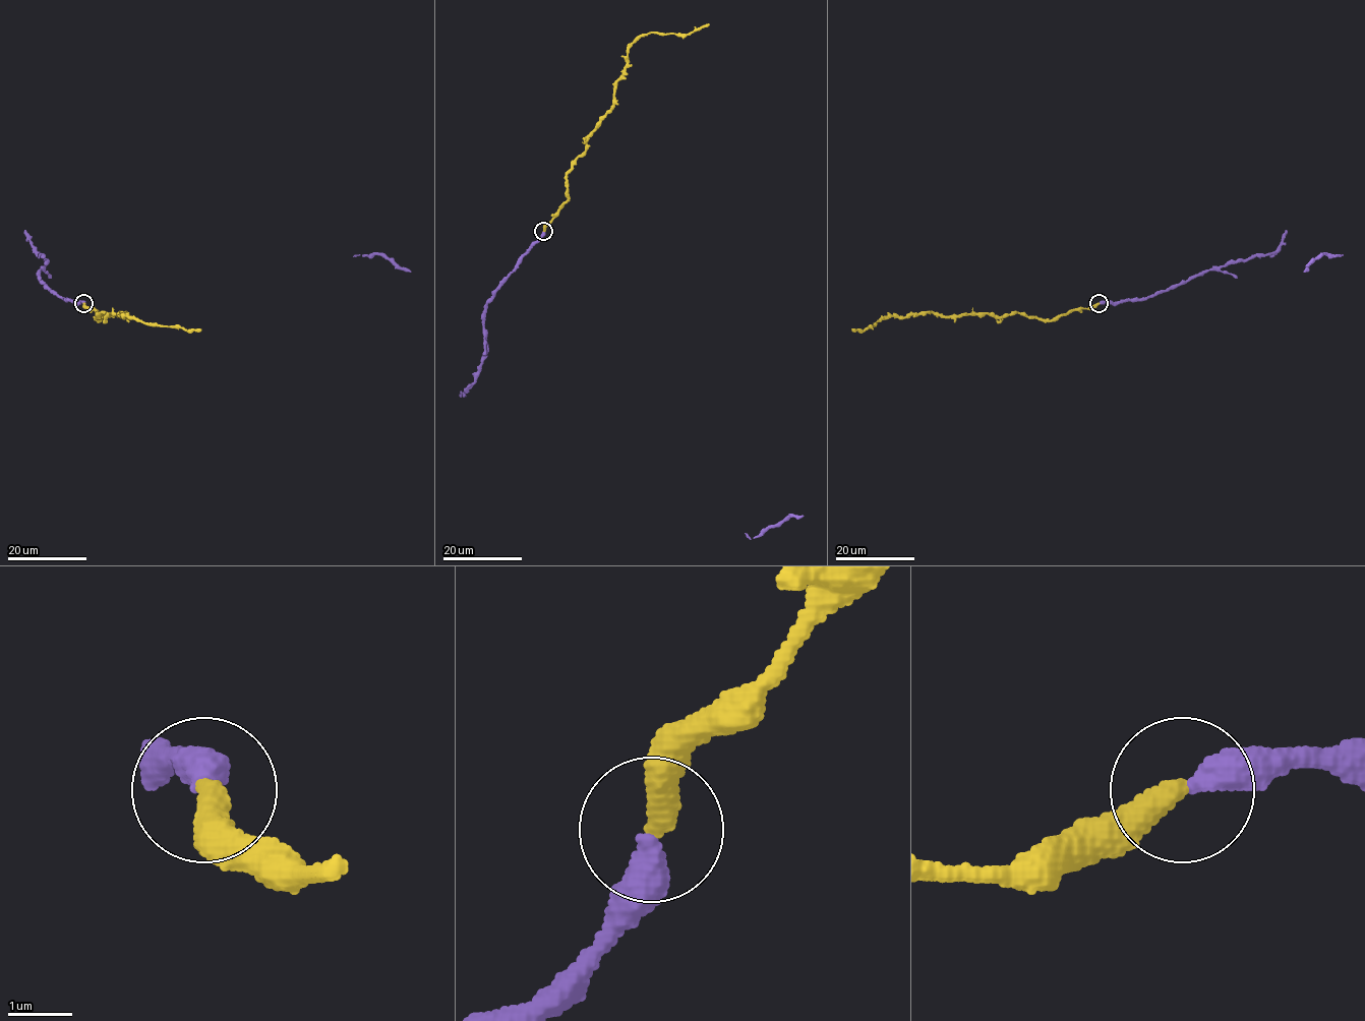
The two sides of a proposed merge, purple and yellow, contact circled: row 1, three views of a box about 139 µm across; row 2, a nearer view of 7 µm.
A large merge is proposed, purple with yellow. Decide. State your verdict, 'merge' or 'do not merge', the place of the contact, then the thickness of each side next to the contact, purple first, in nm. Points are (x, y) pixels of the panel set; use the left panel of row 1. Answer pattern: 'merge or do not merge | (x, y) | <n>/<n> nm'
merge | (83, 303) | 440/400 nm

